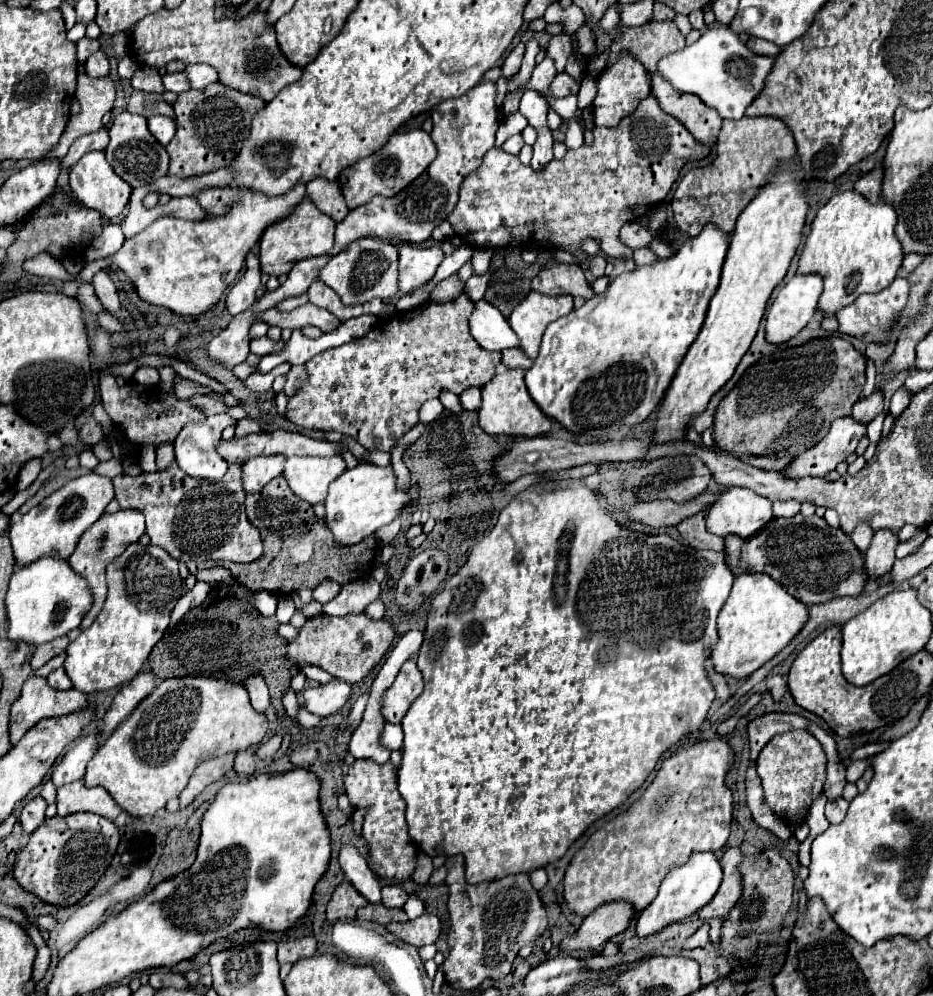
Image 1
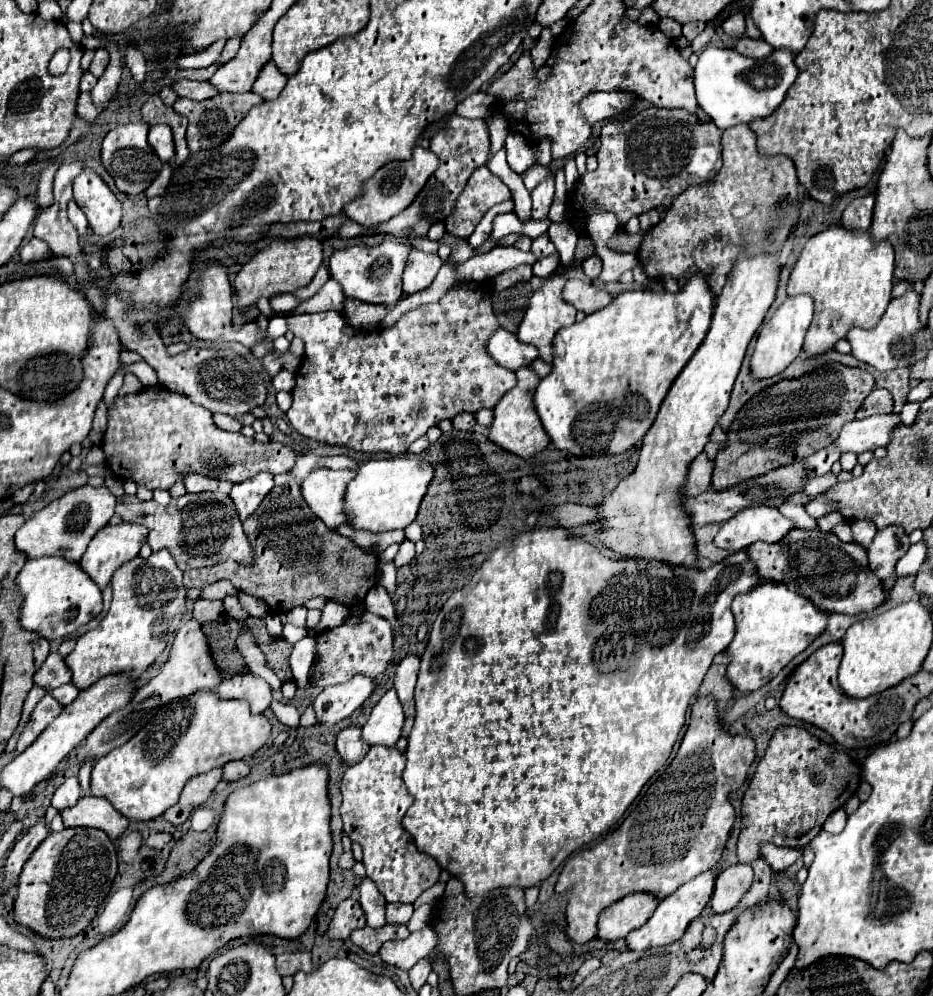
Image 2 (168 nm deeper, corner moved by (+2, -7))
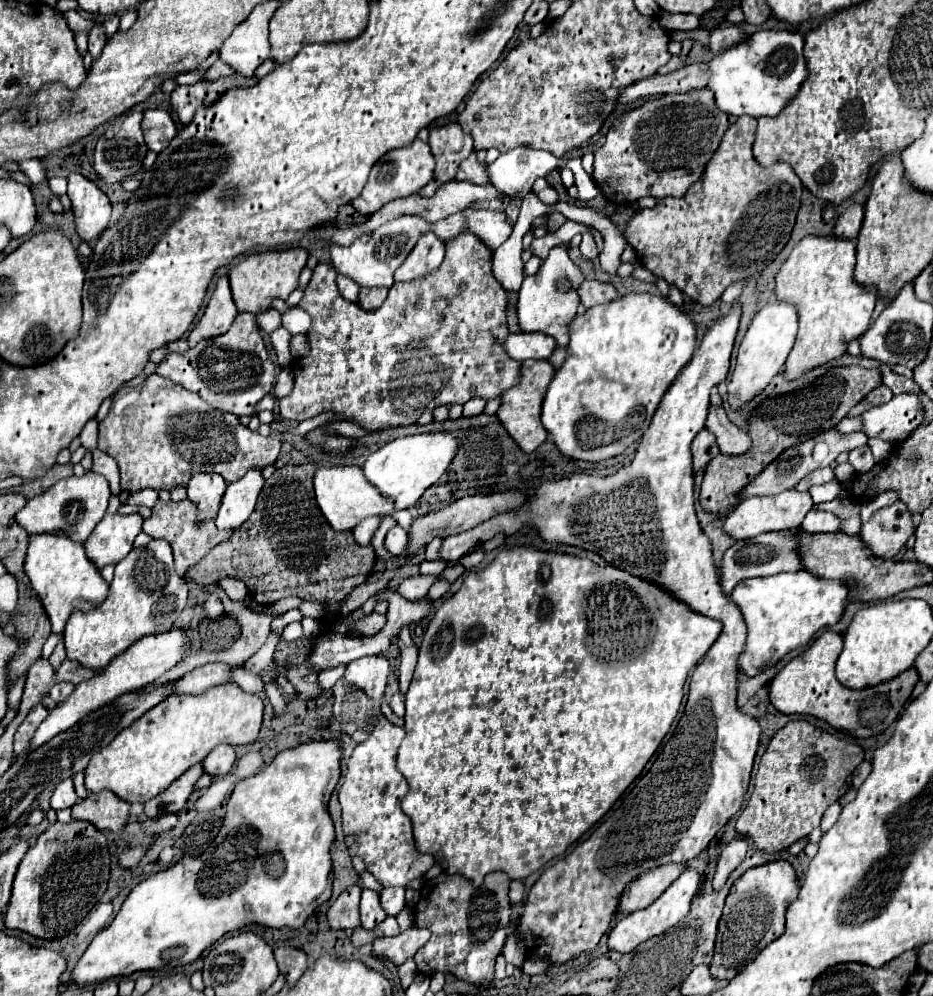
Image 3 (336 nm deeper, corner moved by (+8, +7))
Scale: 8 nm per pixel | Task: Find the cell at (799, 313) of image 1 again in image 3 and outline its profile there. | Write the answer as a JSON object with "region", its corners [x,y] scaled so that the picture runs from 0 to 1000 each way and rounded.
{"region":[[[824,303],[805,323],[790,355],[790,367],[786,371],[783,384],[779,386],[779,398],[786,412],[794,412],[811,396],[816,396],[824,384],[839,373],[839,365],[850,349],[854,335],[854,311],[841,303]]]}

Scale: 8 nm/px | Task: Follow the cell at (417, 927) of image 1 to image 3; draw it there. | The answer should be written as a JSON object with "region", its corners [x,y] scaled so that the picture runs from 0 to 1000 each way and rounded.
{"region":[[[441,930],[438,934],[430,936],[428,940],[404,942],[400,946],[400,960],[413,962],[413,964],[421,966],[423,970],[430,970],[434,964],[445,960],[445,956],[460,944],[460,940],[462,940],[462,936],[458,932]]]}

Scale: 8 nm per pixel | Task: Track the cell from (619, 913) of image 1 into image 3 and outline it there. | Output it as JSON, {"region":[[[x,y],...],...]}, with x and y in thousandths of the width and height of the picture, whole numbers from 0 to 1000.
{"region":[[[715,867],[715,869],[706,869],[702,873],[689,876],[685,882],[681,882],[678,886],[672,888],[672,892],[666,900],[663,916],[676,918],[681,914],[687,914],[687,912],[700,908],[730,880],[730,873],[734,873],[734,871],[736,871],[736,867]]]}

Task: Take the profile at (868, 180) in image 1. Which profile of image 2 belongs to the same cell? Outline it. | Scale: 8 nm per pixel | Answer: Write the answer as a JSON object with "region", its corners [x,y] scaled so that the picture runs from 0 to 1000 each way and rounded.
{"region":[[[936,195],[916,199],[906,209],[901,225],[906,225],[906,229],[912,229],[912,231],[929,231],[934,227],[934,219],[936,219],[936,205],[938,205]]]}

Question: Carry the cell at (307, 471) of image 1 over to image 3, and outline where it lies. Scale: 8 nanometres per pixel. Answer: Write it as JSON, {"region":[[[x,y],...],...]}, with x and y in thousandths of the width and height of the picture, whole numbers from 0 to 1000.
{"region":[[[383,468],[340,470],[335,486],[338,486],[340,506],[357,532],[378,534],[378,530],[395,518],[421,518],[430,530],[436,532],[441,528],[443,520],[438,512],[426,512],[423,504],[419,500],[413,500],[400,486],[395,486],[393,480],[389,478],[389,472]]]}

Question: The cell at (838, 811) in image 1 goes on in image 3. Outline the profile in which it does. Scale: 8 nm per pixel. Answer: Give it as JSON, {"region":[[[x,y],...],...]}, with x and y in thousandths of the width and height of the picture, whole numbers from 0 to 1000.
{"region":[[[899,805],[891,807],[891,809],[884,813],[884,817],[882,817],[882,823],[880,823],[880,835],[889,833],[889,831],[897,825],[899,817],[901,817],[901,809],[899,809]]]}

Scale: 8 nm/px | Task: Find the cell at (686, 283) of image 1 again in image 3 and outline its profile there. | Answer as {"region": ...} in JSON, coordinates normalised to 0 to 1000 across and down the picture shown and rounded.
{"region":[[[672,295],[653,305],[636,307],[625,317],[616,317],[610,325],[610,333],[610,357],[586,390],[580,422],[606,460],[644,464],[668,456],[676,446],[687,442],[711,396],[741,361],[747,329],[738,311],[723,309],[713,299],[700,295]]]}

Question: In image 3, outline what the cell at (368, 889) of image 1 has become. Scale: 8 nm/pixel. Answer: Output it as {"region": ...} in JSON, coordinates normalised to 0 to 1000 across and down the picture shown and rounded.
{"region":[[[391,892],[387,900],[387,930],[393,934],[400,934],[400,930],[411,926],[413,922],[415,918],[406,908],[406,898]]]}

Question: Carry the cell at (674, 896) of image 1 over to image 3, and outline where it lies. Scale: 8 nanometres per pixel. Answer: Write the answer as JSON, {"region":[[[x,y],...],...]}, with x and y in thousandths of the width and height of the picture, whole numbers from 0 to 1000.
{"region":[[[736,871],[728,882],[726,886],[721,886],[721,890],[717,890],[698,910],[689,912],[687,916],[676,916],[676,918],[670,918],[661,928],[659,932],[653,936],[653,944],[651,944],[651,950],[653,954],[659,954],[659,956],[666,956],[666,958],[672,958],[672,956],[678,956],[687,946],[700,942],[700,940],[706,940],[711,938],[713,934],[726,930],[738,916],[738,908],[743,904],[743,900],[747,898],[747,892],[749,892],[749,878],[747,873],[743,871]]]}

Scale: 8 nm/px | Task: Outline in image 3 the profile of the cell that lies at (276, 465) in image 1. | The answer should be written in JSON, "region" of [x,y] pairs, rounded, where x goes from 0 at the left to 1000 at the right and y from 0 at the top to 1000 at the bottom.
{"region":[[[267,472],[258,482],[243,488],[235,518],[230,522],[235,532],[254,532],[260,524],[267,522],[273,512],[273,504],[282,490],[282,484],[284,482],[278,472]]]}

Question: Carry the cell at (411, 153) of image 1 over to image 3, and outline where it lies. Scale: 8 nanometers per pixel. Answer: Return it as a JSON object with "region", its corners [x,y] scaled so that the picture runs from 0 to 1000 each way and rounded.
{"region":[[[445,139],[445,143],[441,147],[419,151],[419,153],[415,153],[413,157],[408,157],[404,161],[404,165],[398,171],[393,187],[376,203],[376,207],[385,215],[400,215],[402,211],[406,211],[411,205],[415,205],[419,201],[436,199],[441,195],[447,195],[464,179],[464,171],[466,171],[466,159],[464,159],[464,155],[460,151],[460,145],[451,143],[449,139]]]}

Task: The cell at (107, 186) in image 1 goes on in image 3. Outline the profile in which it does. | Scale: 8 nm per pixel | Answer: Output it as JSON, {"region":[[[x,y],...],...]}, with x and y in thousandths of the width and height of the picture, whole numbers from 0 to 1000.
{"region":[[[78,173],[74,175],[74,191],[76,211],[80,215],[80,227],[87,241],[95,243],[104,239],[115,227],[119,219],[119,203],[98,181]]]}

